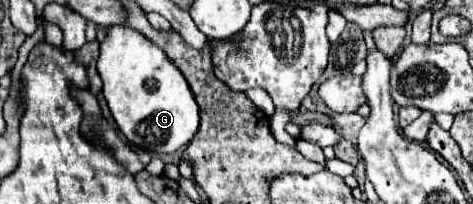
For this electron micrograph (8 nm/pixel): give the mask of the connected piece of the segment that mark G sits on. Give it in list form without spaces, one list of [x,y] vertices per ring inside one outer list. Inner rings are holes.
[[[122,24],[110,26],[106,30],[106,38],[100,42],[96,68],[112,118],[130,142],[142,140],[140,146],[144,150],[174,154],[194,138],[200,116],[192,90],[182,72],[168,60],[164,50],[152,44],[144,34]],[[150,80],[156,82],[154,88],[148,88]]]

